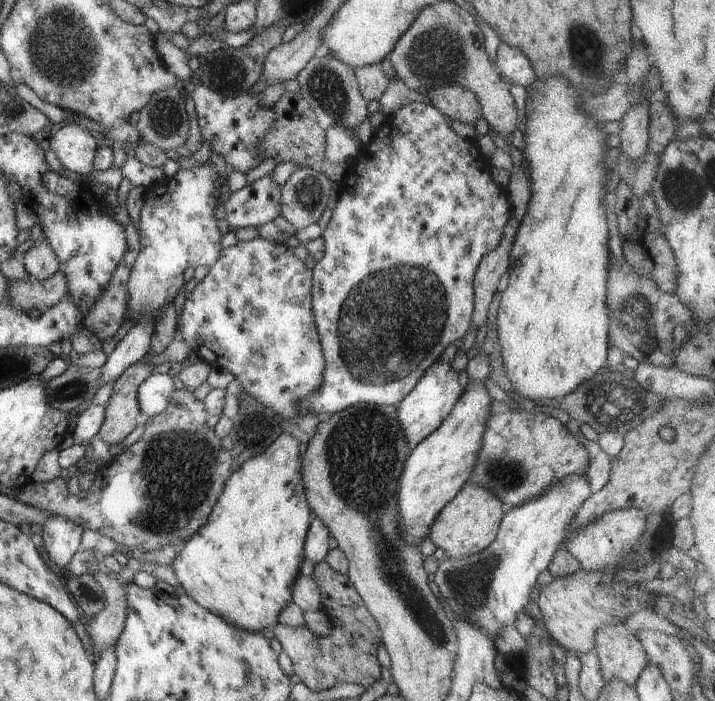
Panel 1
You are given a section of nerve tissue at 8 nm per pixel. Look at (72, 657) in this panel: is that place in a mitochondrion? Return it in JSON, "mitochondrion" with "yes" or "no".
{"mitochondrion":"no"}

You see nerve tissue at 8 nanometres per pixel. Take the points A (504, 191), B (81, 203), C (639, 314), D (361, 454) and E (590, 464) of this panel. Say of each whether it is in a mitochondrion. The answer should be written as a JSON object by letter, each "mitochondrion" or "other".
{"A":"other","B":"other","C":"mitochondrion","D":"mitochondrion","E":"other"}

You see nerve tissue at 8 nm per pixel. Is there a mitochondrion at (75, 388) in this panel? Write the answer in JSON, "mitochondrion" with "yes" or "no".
{"mitochondrion":"yes"}

